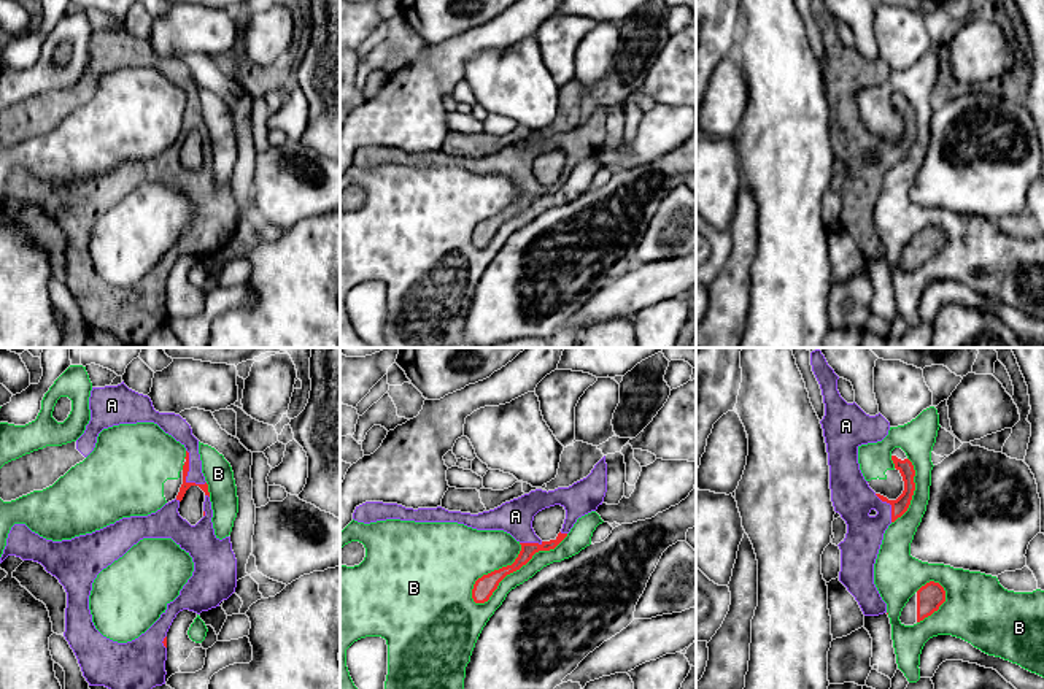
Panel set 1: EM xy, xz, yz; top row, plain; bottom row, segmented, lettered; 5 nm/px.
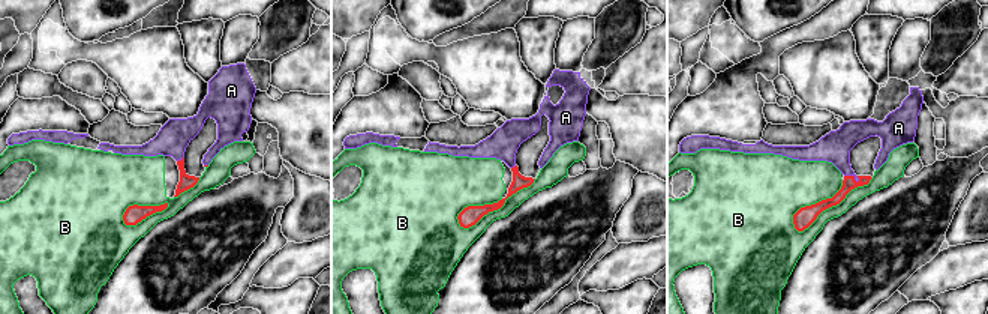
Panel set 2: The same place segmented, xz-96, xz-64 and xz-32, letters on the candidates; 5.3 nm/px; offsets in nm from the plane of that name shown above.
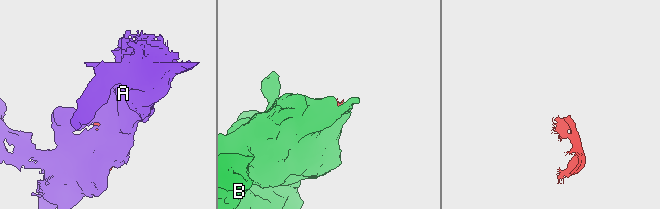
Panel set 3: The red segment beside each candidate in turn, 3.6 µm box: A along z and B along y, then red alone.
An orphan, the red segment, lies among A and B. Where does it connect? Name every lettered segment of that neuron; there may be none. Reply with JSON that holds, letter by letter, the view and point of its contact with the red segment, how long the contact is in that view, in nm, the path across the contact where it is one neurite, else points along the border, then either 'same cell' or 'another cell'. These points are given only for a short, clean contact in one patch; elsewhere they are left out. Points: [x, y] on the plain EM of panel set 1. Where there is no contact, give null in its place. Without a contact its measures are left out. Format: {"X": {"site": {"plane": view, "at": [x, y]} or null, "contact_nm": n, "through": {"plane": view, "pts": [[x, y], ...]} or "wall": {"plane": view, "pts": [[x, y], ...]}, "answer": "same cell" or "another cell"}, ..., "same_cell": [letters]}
{"A": {"site": {"plane": "xy", "at": [186, 118]}, "contact_nm": 200, "answer": "same cell"}, "B": {"site": {"plane": "xz", "at": [517, 213]}, "contact_nm": 600, "answer": "another cell"}, "same_cell": ["A"]}

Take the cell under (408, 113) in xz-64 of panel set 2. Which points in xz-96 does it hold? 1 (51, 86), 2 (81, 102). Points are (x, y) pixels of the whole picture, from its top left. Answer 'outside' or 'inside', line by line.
1: outside
2: outside

